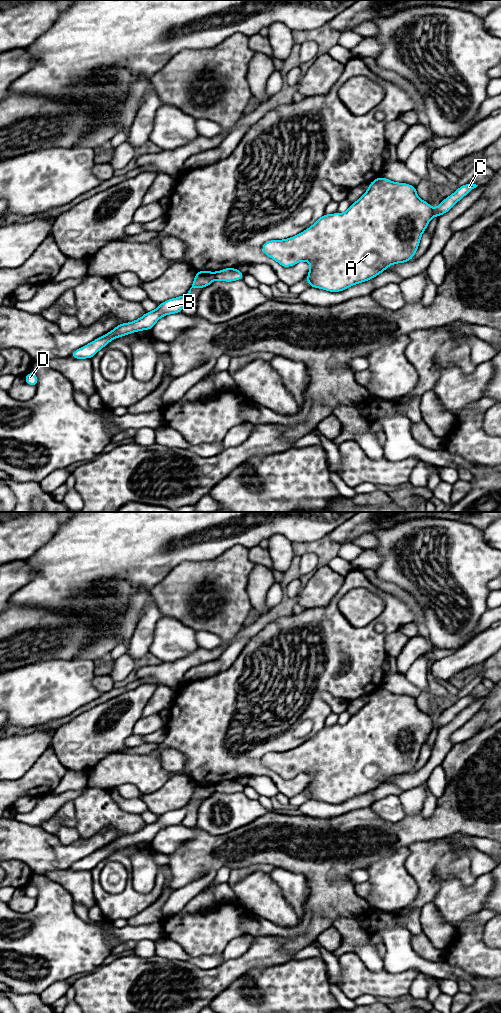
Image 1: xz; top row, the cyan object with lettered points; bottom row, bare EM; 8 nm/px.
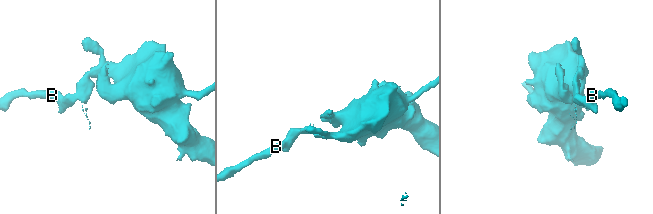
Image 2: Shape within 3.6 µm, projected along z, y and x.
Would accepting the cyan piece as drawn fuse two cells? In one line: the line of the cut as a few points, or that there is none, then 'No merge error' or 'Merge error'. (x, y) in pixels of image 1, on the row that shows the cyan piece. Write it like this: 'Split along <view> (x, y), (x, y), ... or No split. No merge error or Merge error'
Split along xz (214, 272), (215, 279). Merge error

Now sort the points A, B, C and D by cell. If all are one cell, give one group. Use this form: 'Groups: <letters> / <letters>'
Groups: A C / B D

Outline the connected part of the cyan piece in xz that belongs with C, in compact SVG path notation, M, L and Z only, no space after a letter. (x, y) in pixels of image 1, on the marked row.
M379 176L369 183L368 190L345 213L324 214L296 236L265 242L262 252L281 267L308 261L310 271L306 278L310 287L340 292L373 279L392 264L411 260L429 221L448 212L477 186L467 183L441 201L437 208L432 208L418 197L415 186Z

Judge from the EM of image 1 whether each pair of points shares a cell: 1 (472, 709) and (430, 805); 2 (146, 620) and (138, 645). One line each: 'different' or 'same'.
1: different
2: same

